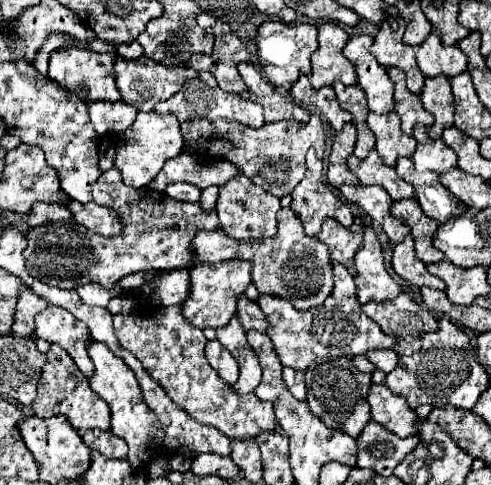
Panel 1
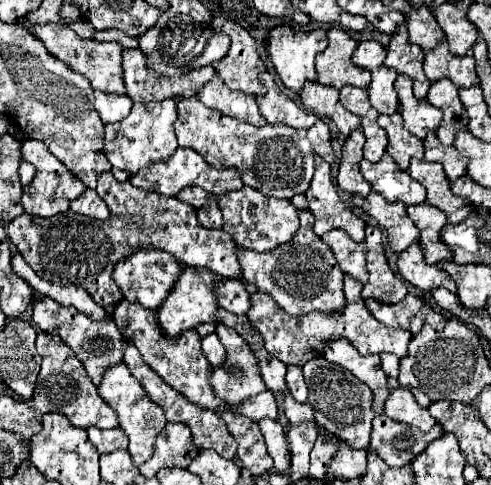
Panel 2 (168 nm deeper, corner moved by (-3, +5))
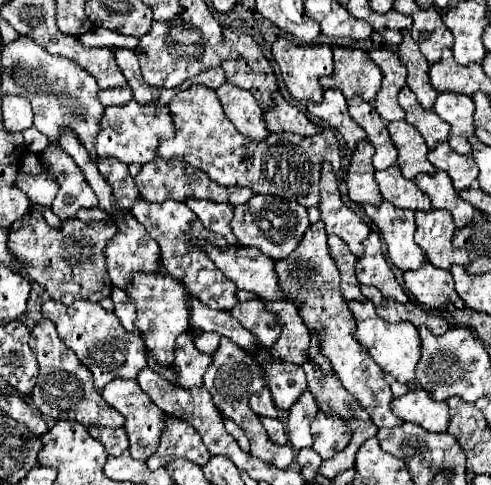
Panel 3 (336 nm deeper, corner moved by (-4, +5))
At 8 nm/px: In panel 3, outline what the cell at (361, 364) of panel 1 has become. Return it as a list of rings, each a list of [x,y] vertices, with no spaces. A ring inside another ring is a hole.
[[[312,224],[308,232],[304,234],[298,250],[294,250],[288,258],[276,262],[276,272],[280,278],[280,288],[288,294],[290,302],[298,306],[300,316],[304,318],[308,330],[318,332],[322,336],[322,354],[332,362],[336,376],[340,378],[342,386],[354,396],[354,400],[368,410],[372,422],[378,428],[394,428],[402,426],[404,420],[394,416],[390,404],[392,404],[392,392],[390,386],[384,382],[384,372],[374,364],[370,352],[362,348],[352,336],[356,328],[354,314],[350,312],[348,304],[342,300],[340,294],[340,272],[334,266],[334,260],[328,254],[326,246],[326,230],[324,224]]]

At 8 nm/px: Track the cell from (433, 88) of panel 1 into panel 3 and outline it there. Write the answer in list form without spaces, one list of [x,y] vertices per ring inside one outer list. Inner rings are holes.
[[[440,92],[434,104],[434,112],[446,120],[452,130],[448,144],[452,150],[460,154],[470,154],[470,138],[474,136],[474,102],[472,98],[464,94],[454,94],[454,92]]]

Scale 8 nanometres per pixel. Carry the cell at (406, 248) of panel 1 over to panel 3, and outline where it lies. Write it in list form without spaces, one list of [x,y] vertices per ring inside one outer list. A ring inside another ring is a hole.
[[[426,262],[422,268],[404,272],[404,286],[406,290],[426,308],[442,308],[452,302],[458,310],[466,308],[460,296],[454,292],[454,280],[448,270],[434,268]]]

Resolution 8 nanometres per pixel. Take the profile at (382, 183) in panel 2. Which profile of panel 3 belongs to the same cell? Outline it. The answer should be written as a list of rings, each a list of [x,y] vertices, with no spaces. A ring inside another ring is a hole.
[[[390,166],[388,170],[376,172],[374,176],[380,188],[380,194],[386,202],[408,210],[424,210],[424,212],[432,210],[426,194],[420,192],[420,188],[412,180],[402,178],[398,166]]]

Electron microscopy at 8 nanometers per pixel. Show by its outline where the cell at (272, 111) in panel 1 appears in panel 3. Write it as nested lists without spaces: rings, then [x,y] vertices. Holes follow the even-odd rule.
[[[280,92],[274,94],[274,108],[264,112],[264,120],[270,132],[292,132],[300,136],[314,136],[322,132],[322,126],[312,122],[296,106],[290,106]]]

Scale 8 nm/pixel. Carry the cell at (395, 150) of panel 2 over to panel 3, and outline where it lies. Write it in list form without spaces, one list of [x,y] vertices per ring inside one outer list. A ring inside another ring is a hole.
[[[390,122],[388,124],[394,146],[398,148],[398,166],[402,176],[414,180],[420,174],[434,174],[436,168],[428,162],[428,148],[422,134],[408,122]]]

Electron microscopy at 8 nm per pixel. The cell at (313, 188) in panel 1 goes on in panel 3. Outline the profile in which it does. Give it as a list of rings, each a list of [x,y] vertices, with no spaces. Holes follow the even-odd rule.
[[[324,162],[322,166],[320,196],[322,196],[320,210],[322,210],[322,222],[326,224],[326,232],[340,236],[348,244],[350,252],[360,258],[364,252],[362,242],[368,238],[370,228],[356,212],[352,212],[342,202],[340,192],[338,192],[336,174],[328,162]]]

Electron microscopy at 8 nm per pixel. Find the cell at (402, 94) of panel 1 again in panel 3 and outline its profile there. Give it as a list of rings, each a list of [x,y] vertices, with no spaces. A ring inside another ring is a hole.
[[[402,88],[400,106],[406,110],[406,122],[410,122],[420,130],[430,150],[436,148],[436,144],[442,144],[448,140],[450,124],[446,124],[436,112],[424,110],[422,104],[416,100],[416,96],[410,92],[410,88]]]

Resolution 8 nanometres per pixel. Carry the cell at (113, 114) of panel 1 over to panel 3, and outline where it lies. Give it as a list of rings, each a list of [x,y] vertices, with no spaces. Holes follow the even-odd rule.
[[[122,86],[122,88],[110,88],[110,90],[100,90],[98,94],[102,106],[122,106],[132,100],[132,88]]]

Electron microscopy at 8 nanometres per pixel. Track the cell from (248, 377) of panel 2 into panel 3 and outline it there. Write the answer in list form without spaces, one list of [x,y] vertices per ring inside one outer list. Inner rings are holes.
[[[228,338],[220,340],[220,346],[214,354],[214,362],[210,364],[208,372],[204,374],[204,388],[212,394],[216,408],[222,414],[226,414],[228,418],[232,418],[244,430],[244,434],[250,438],[250,454],[252,456],[256,456],[262,462],[266,462],[270,466],[276,466],[276,468],[288,468],[294,462],[296,454],[294,454],[292,446],[276,446],[270,440],[270,436],[266,434],[266,430],[262,428],[260,418],[248,406],[248,398],[264,388],[264,378],[262,378],[262,372],[260,372],[260,364],[254,362],[242,348],[238,348]]]

